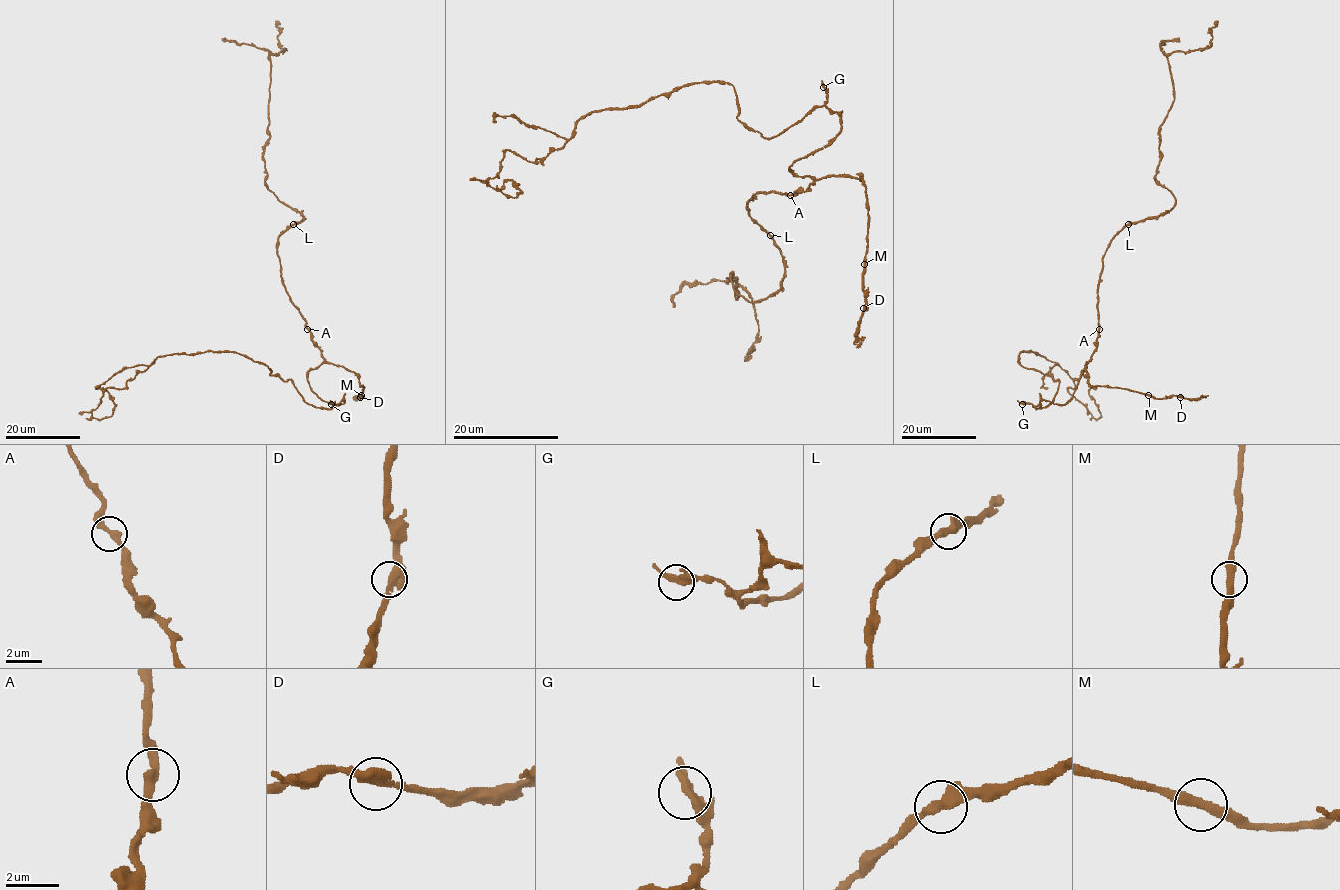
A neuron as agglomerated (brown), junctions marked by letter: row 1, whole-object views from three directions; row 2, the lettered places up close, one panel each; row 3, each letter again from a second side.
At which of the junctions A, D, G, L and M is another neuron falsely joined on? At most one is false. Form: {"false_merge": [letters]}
{"false_merge": []}

